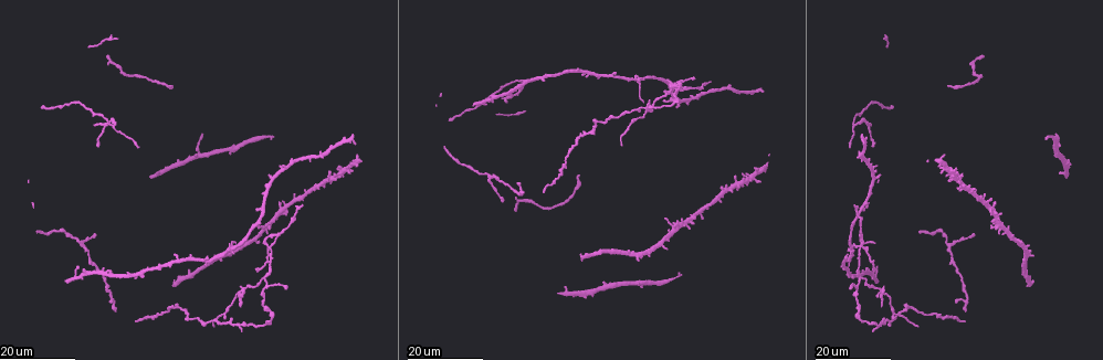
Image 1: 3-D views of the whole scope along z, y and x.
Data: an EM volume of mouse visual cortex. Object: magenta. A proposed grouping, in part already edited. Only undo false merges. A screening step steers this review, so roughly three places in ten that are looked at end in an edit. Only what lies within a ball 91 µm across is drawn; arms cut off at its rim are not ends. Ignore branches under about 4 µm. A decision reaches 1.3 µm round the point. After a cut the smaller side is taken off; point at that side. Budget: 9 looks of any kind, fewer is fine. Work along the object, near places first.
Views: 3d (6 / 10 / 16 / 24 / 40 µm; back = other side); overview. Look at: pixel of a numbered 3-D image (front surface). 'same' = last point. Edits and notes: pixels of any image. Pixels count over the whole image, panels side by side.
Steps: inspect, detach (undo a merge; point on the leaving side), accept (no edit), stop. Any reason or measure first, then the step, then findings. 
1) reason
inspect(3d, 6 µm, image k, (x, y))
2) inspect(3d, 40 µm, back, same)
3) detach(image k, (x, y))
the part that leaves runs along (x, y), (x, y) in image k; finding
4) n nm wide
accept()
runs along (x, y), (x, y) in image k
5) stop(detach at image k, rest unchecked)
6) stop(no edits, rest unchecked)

looks like a crossing
inspect(3d, 16 µm, image 1, (636, 80))

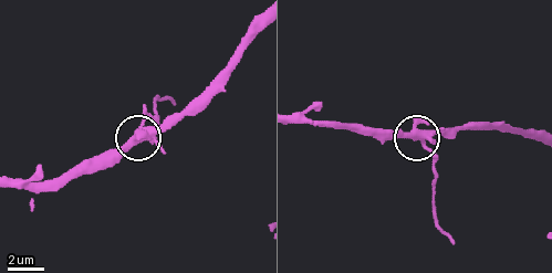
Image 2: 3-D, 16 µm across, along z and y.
closer look
inspect(3d, 6 µm, image 2, (418, 138))

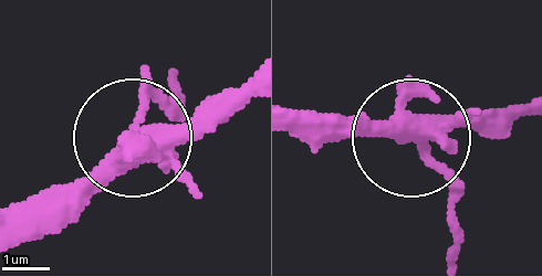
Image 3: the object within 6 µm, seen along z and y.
side arm 7 µm
accept()
all the same neuron

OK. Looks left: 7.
branch point
inspect(3d, 24 µm, image 1, (265, 275))

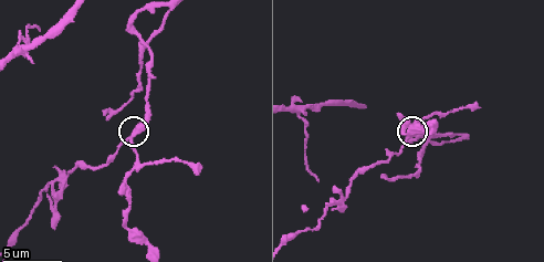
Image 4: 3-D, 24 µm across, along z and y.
inspect(3d, 6 µm, image 4, (129, 139))

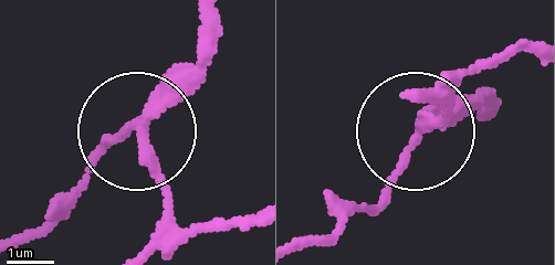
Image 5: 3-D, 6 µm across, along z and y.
3 arms
detach(image 5, (122, 128))
the part that leaves runs along (156, 99), (101, 156), (65, 214), (18, 234) in image 5; a second neuron is stuck on

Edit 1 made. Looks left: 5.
four or more arms meet
inspect(3d, 16 µm, image 1, (954, 245))

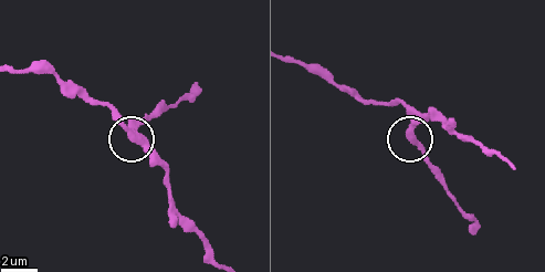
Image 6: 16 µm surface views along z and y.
closer look
inspect(3d, 6 µm, image 6, (413, 127))

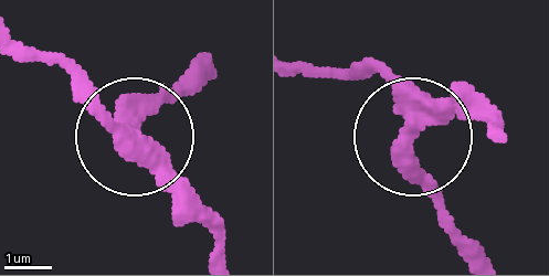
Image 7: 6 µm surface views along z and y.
accept()
continuous, no second neuron

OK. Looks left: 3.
three arms meet
inspect(3d, 16 µm, image 1, (113, 125))

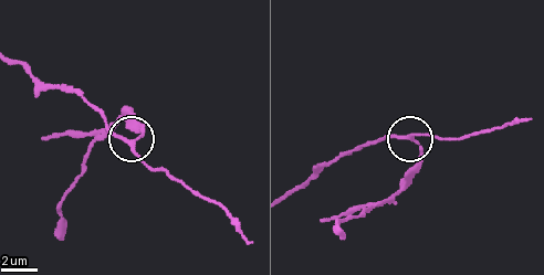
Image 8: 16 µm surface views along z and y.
inspect(3d, 10 µm, image 8, (134, 143))

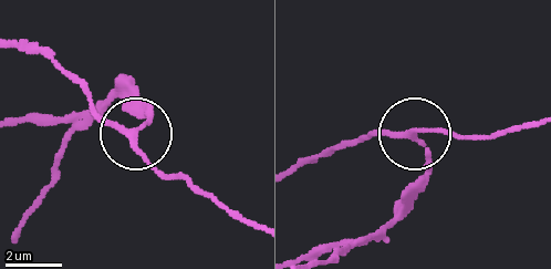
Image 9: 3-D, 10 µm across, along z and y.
side arm 10 µm
accept()
runs along (297, 169), (382, 132), (479, 138) in image 9; all the same neuron

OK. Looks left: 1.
stop(detach at image 5, rest unchecked)

